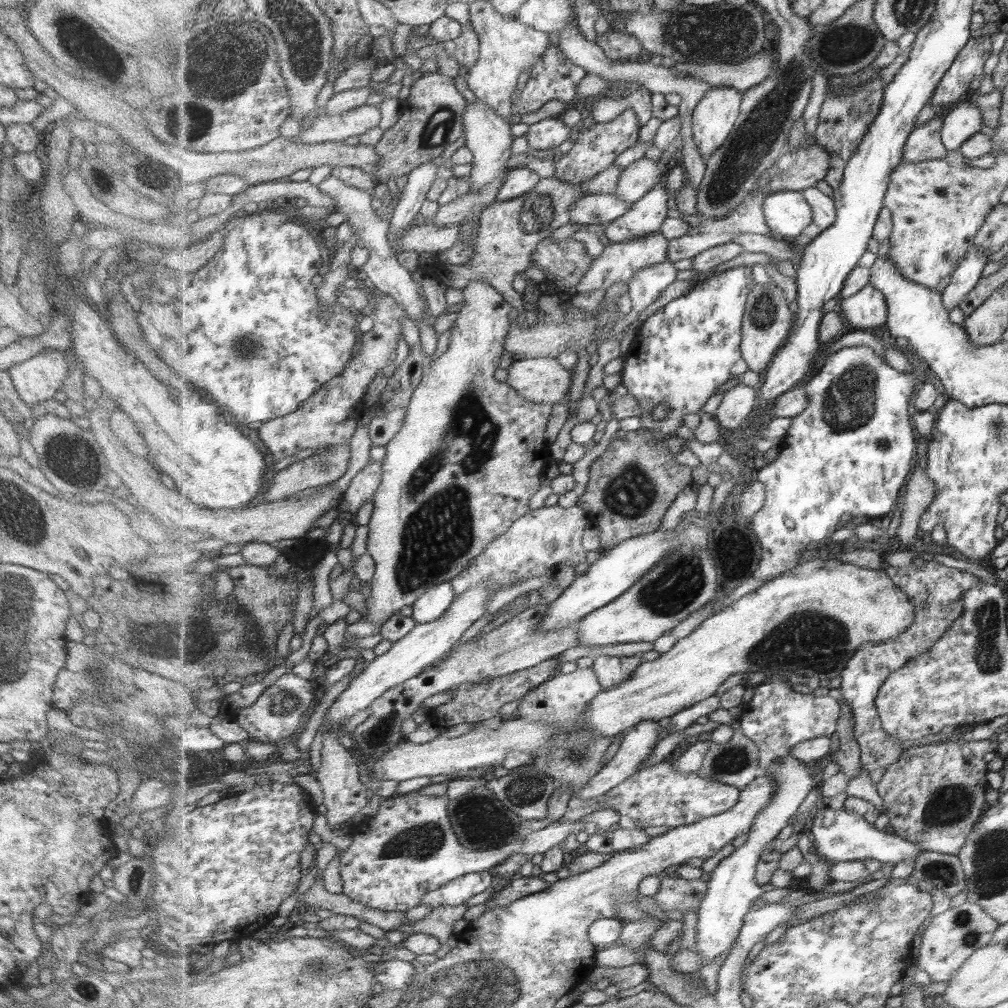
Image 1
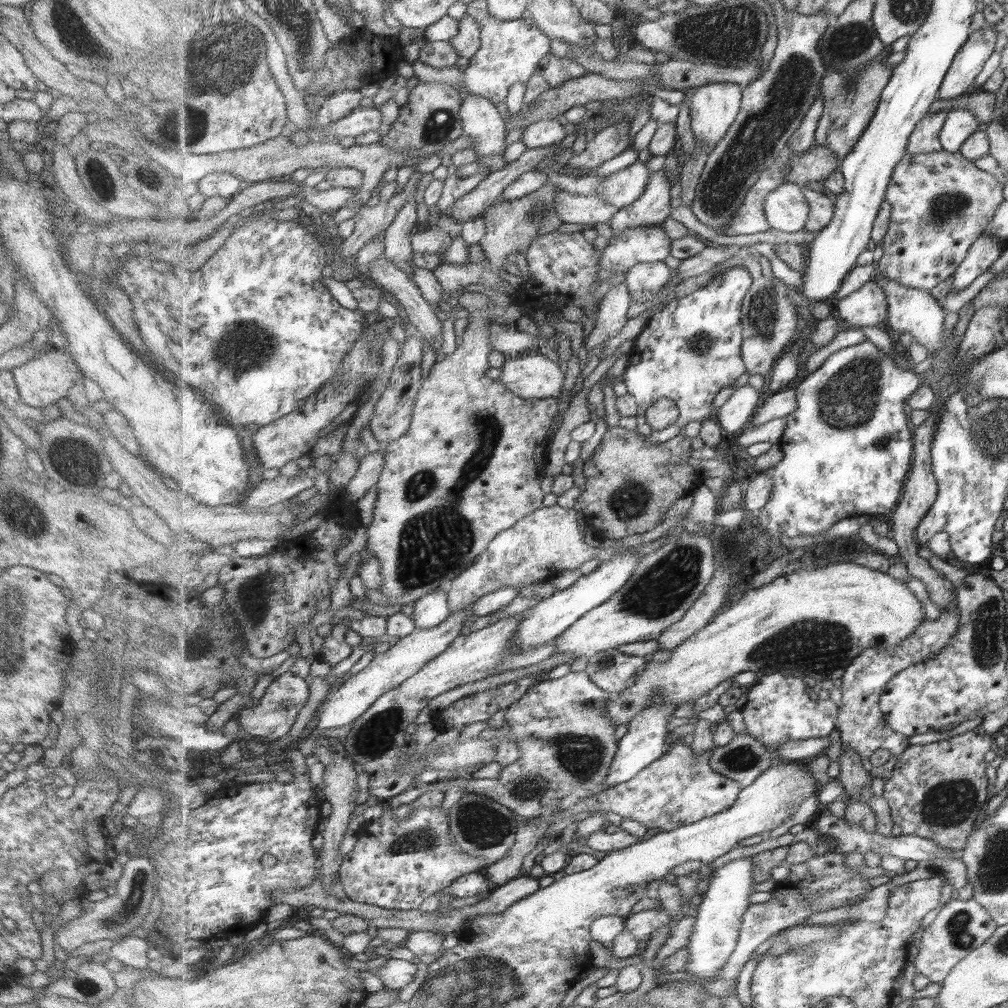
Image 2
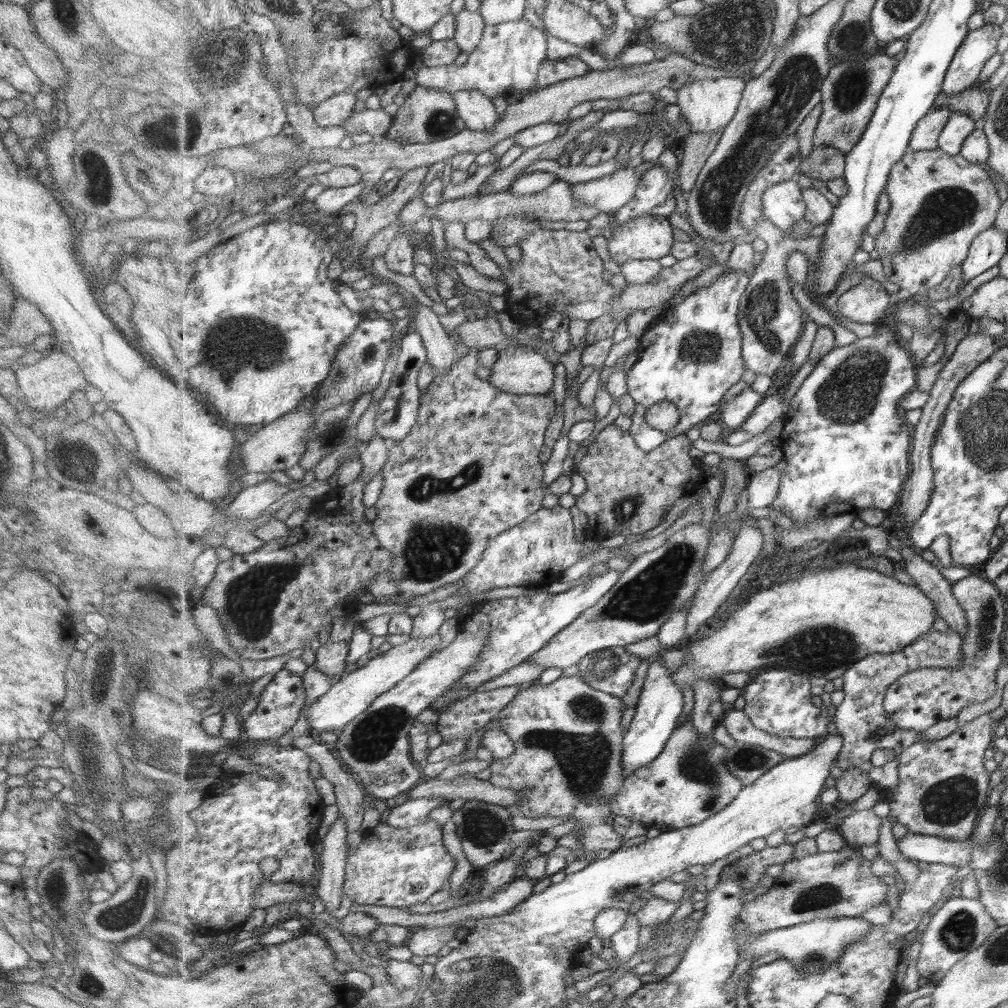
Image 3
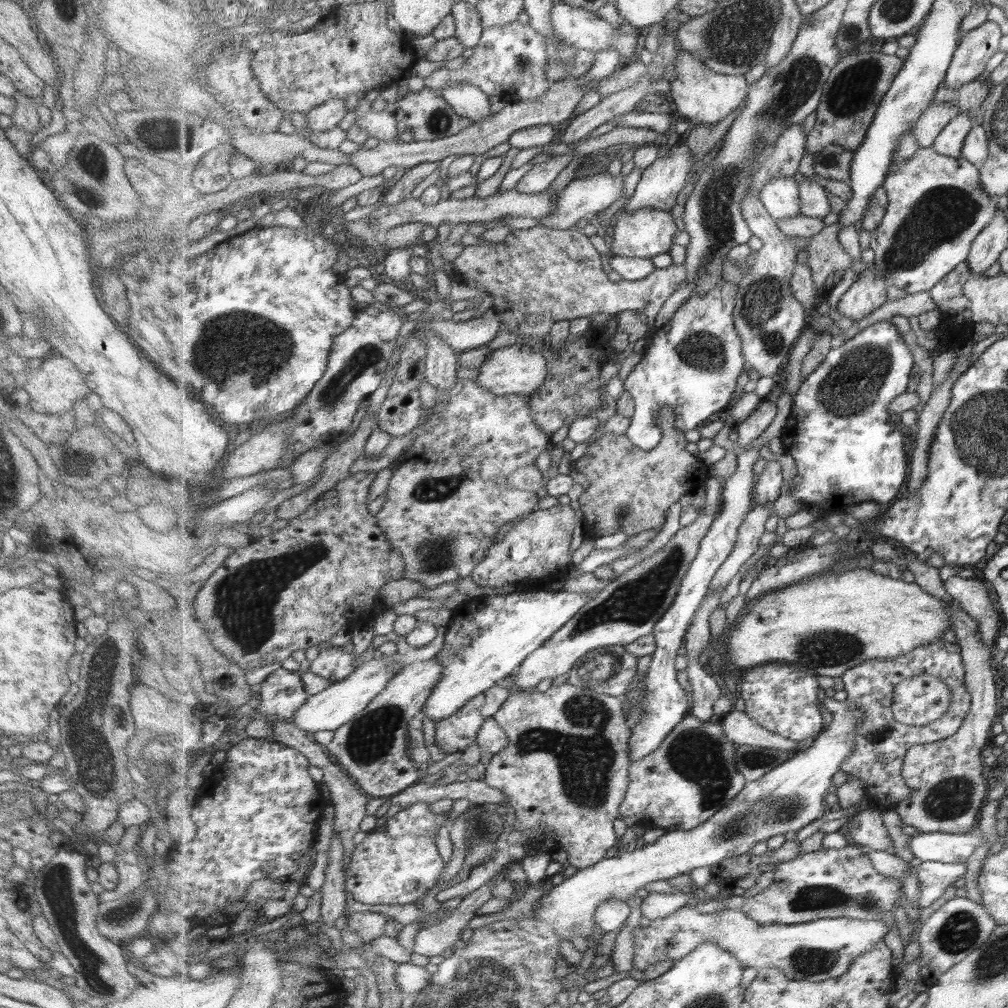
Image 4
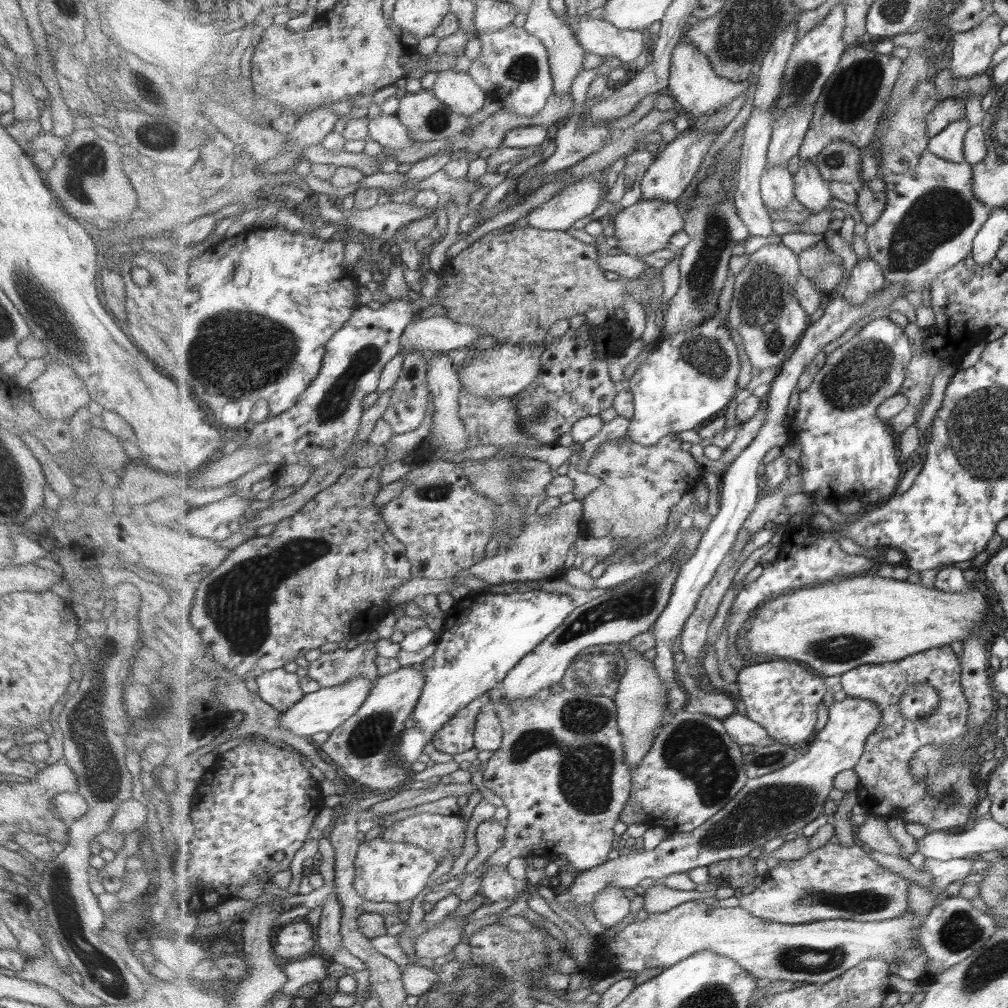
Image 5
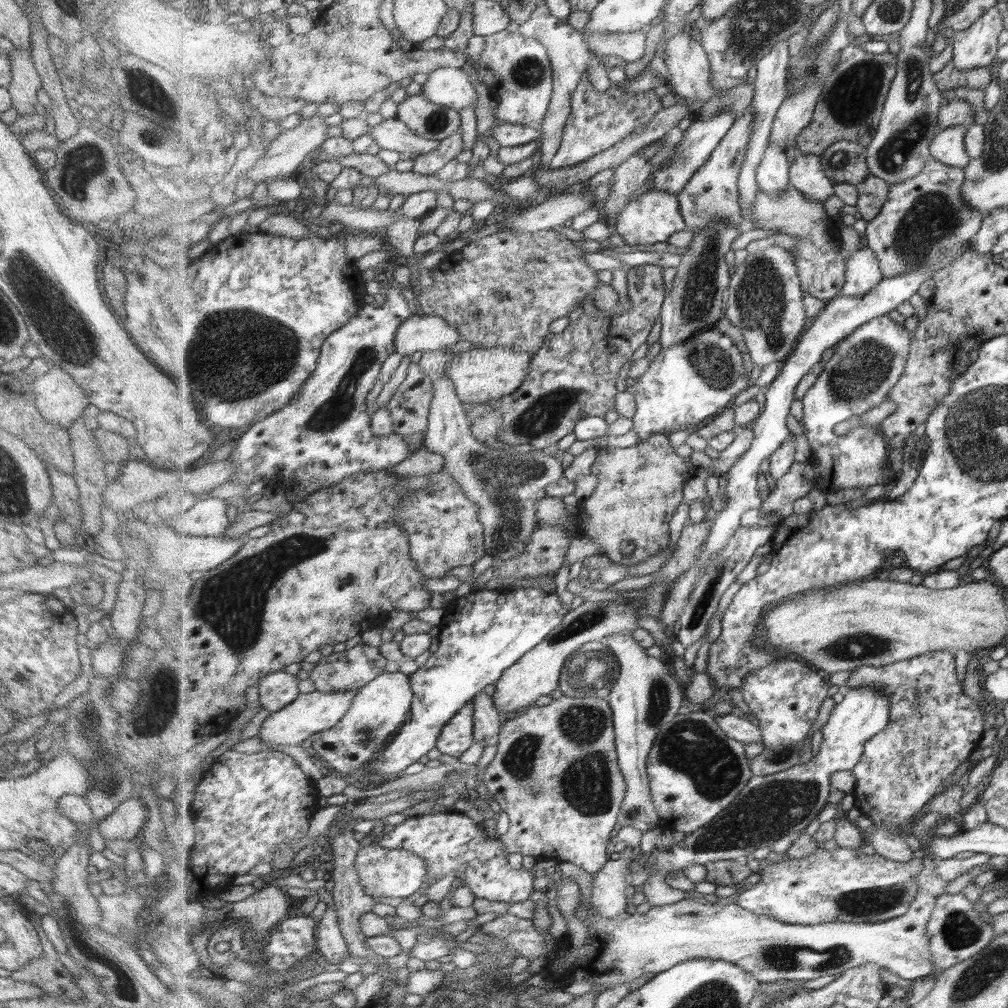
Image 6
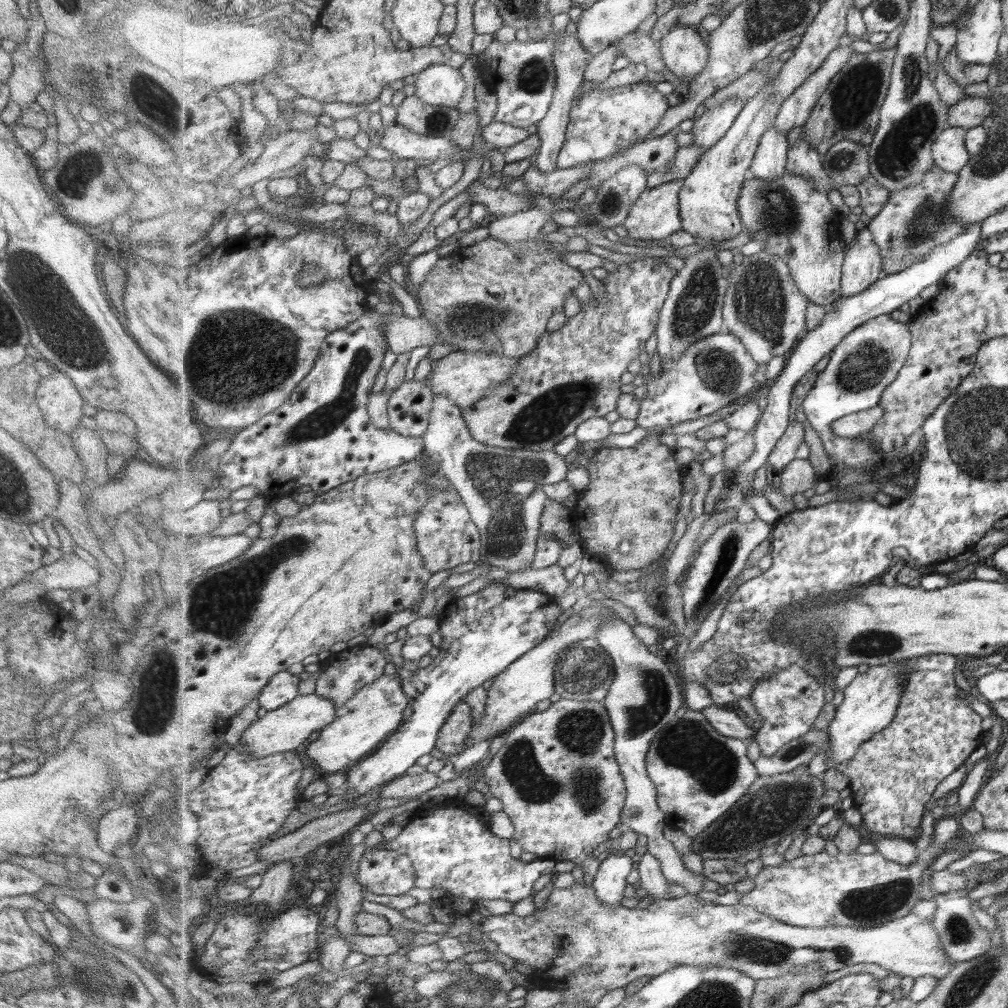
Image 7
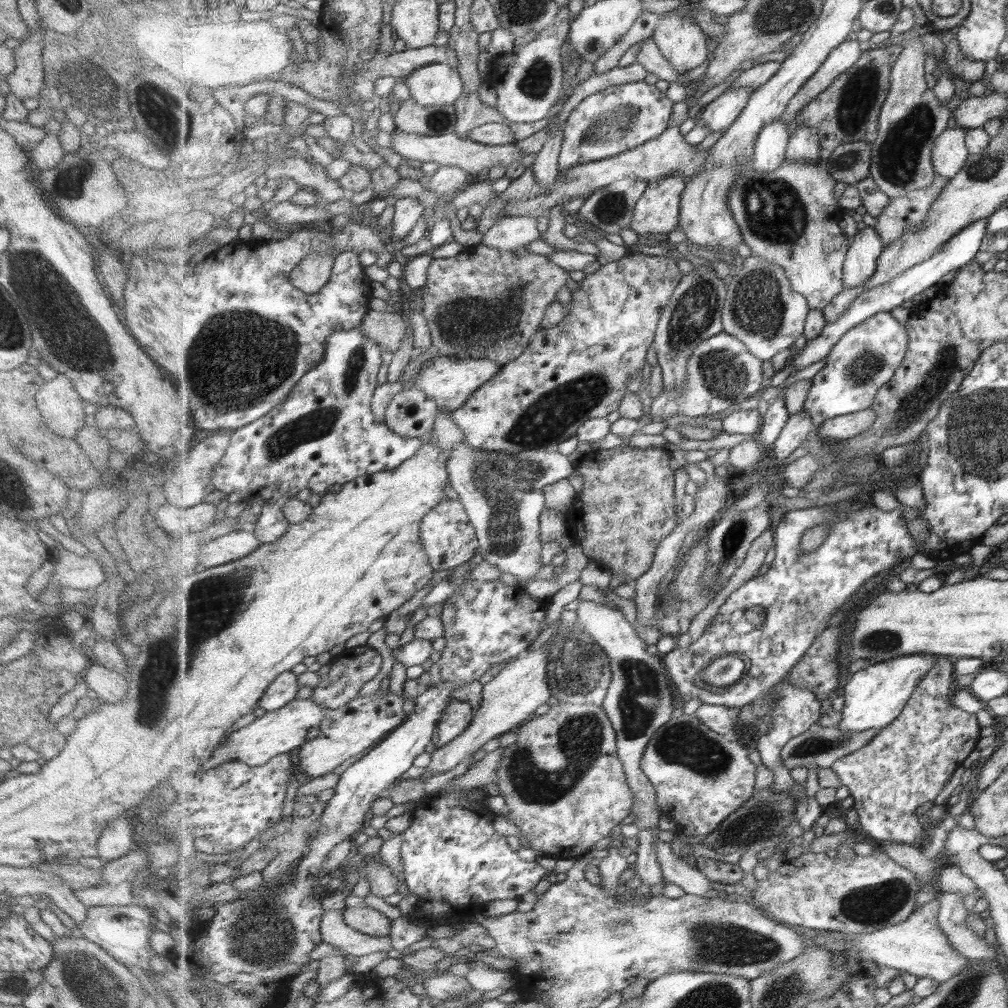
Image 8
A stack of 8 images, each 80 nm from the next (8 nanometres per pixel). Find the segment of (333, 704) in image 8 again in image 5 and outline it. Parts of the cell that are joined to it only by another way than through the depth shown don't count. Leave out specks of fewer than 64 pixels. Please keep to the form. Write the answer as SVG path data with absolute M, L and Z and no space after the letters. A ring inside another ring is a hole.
M376 642L357 644L353 650L335 649L322 654L308 666L311 678L317 680L322 688L331 688L345 684L353 679L375 680L379 678L377 670Z

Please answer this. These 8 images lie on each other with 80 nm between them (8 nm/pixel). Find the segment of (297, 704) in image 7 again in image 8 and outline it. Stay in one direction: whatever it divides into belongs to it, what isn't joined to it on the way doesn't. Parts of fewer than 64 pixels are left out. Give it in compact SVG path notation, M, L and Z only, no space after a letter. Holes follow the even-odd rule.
M296 698L275 712L266 711L264 715L255 718L251 724L233 731L228 736L228 740L215 750L214 756L204 764L201 771L217 768L232 760L238 760L249 766L263 766L277 755L296 753L303 744L308 742L309 728L320 728L326 714L327 708L319 706L312 698Z

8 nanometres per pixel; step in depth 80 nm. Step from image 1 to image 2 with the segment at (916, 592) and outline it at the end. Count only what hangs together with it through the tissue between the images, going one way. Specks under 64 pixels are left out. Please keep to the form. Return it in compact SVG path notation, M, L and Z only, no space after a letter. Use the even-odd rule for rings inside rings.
M964 579L951 582L955 584L953 590L953 601L949 607L941 608L941 615L936 620L925 621L921 627L915 631L915 635L903 643L895 644L895 647L887 649L871 648L867 649L863 655L855 658L855 661L845 672L840 673L843 692L840 713L837 715L837 730L840 732L842 740L841 748L847 750L852 748L861 755L864 767L875 777L880 777L883 781L889 780L894 775L895 767L898 766L898 758L910 747L909 736L894 733L894 730L887 724L882 711L880 699L886 686L899 675L899 672L910 668L913 665L931 661L947 649L947 644L957 637L959 631L960 614L959 609L959 586L965 584ZM879 748L885 748L891 752L892 757L883 765L873 766L871 764L871 754Z

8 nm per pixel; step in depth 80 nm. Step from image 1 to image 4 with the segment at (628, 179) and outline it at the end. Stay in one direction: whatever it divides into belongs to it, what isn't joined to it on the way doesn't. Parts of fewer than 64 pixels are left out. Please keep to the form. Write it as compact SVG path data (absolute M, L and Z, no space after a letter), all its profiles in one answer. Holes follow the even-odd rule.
M608 173L596 174L595 176L589 176L589 178L583 178L583 180L574 178L561 192L559 200L555 202L554 211L539 220L545 227L559 230L573 229L581 218L589 219L592 215L609 208L613 202L617 202L621 197L623 198L625 196L624 190L625 177L620 174L615 177Z

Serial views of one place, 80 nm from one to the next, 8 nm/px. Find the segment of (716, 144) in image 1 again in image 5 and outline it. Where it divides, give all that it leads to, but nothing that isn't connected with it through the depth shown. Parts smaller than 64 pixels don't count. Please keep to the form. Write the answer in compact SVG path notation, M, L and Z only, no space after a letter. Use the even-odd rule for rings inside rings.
M684 39L673 49L671 64L667 92L675 98L678 111L687 113L694 120L727 108L727 104L731 104L733 99L737 99L749 88L749 80L737 83L719 76L710 58Z

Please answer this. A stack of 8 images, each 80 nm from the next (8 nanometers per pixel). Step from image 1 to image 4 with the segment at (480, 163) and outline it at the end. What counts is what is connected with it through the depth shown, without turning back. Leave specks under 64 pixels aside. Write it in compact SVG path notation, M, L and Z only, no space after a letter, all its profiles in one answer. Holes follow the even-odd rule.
M451 83L442 88L442 97L456 114L472 123L483 122L491 115L491 98L479 86L469 83Z

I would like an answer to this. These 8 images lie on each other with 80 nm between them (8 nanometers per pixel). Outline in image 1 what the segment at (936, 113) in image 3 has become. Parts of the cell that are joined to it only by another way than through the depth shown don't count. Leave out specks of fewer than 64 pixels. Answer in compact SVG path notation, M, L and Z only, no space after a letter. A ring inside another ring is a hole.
M936 117L915 128L909 136L903 150L903 162L927 162L927 160L943 160L949 150L942 140L944 119Z

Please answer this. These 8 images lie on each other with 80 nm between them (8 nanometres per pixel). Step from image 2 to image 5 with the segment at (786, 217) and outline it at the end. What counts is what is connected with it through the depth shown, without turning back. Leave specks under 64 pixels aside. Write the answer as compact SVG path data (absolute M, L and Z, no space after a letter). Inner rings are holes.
M775 165L775 168L769 168L763 174L761 191L769 208L785 208L796 197L794 176L791 176L787 168Z

